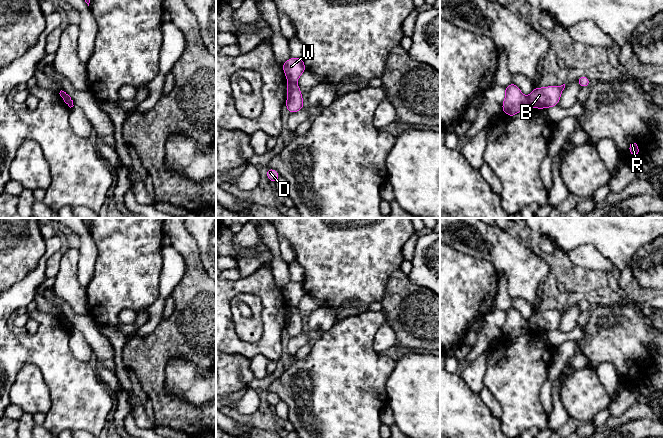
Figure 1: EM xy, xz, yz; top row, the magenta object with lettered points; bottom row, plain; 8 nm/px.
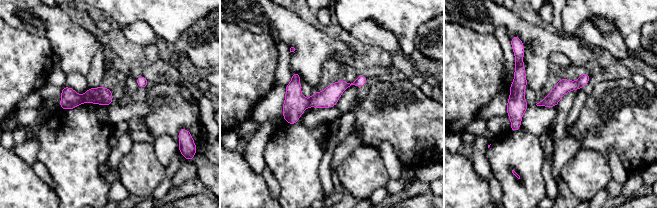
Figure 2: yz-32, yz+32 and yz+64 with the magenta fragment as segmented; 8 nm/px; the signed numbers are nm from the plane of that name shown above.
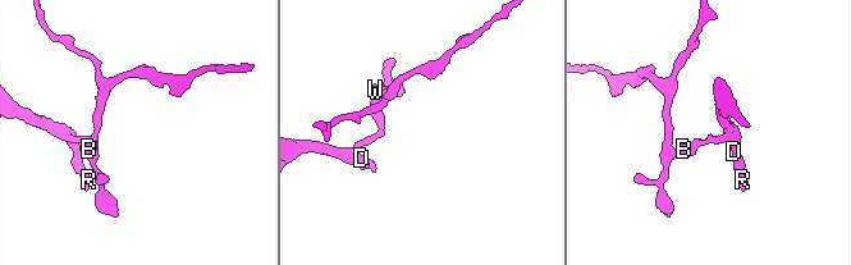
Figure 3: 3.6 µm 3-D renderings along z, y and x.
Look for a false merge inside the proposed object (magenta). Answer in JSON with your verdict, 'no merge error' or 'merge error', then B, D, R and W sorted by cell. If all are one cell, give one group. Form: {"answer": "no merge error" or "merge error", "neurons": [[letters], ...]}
{"answer": "merge error", "neurons": [["B", "D", "R"], ["W"]]}

